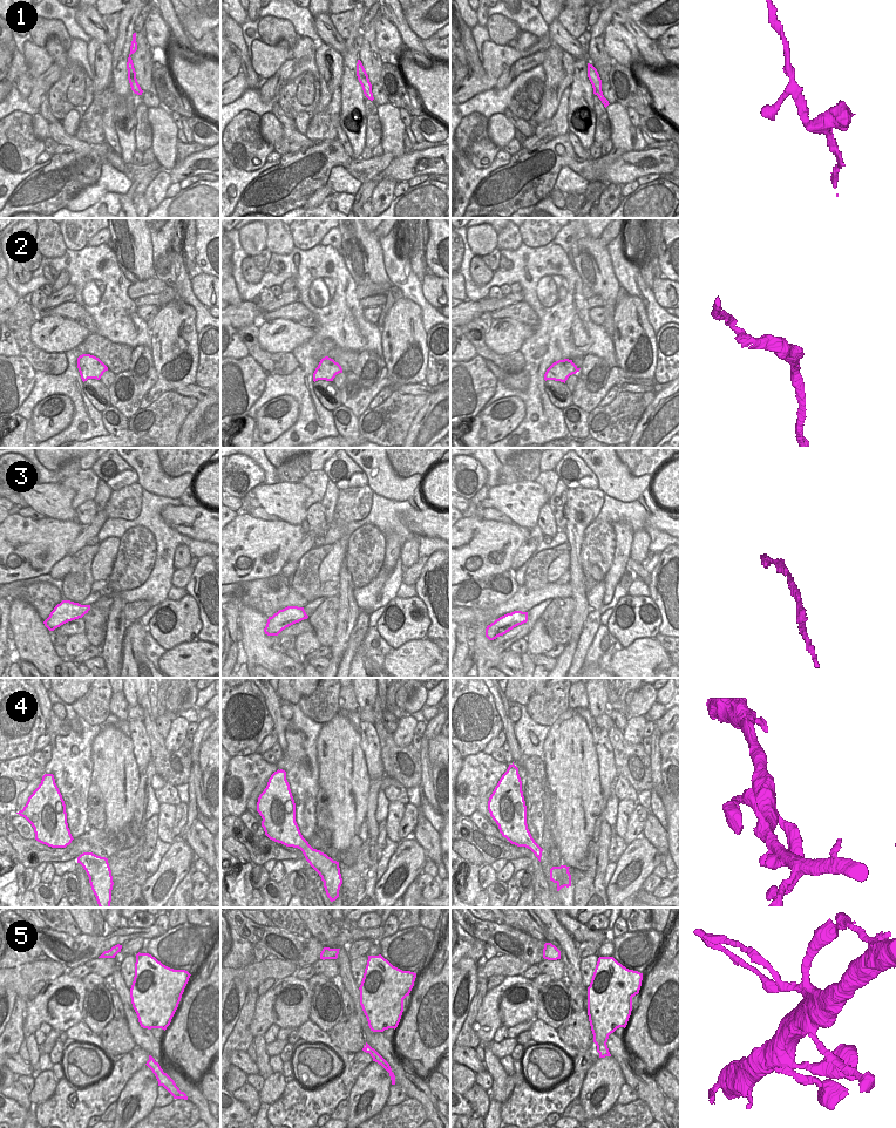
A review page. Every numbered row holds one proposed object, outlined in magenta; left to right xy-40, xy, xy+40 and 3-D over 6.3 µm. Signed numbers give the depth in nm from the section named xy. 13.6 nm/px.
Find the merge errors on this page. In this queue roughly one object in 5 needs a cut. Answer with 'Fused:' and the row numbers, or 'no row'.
Fused: no row

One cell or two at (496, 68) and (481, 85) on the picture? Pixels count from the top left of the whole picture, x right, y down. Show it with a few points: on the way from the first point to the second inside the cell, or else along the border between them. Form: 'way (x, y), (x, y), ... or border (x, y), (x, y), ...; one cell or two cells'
border (486, 72), (497, 79); two cells

